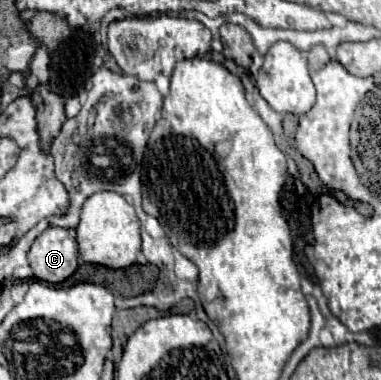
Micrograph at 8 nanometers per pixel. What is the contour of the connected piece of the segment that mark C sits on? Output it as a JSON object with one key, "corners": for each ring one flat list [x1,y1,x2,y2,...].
{"corners":[[51,226,35,238,27,258,37,280,51,284,63,282,79,266,77,240,69,230]]}

